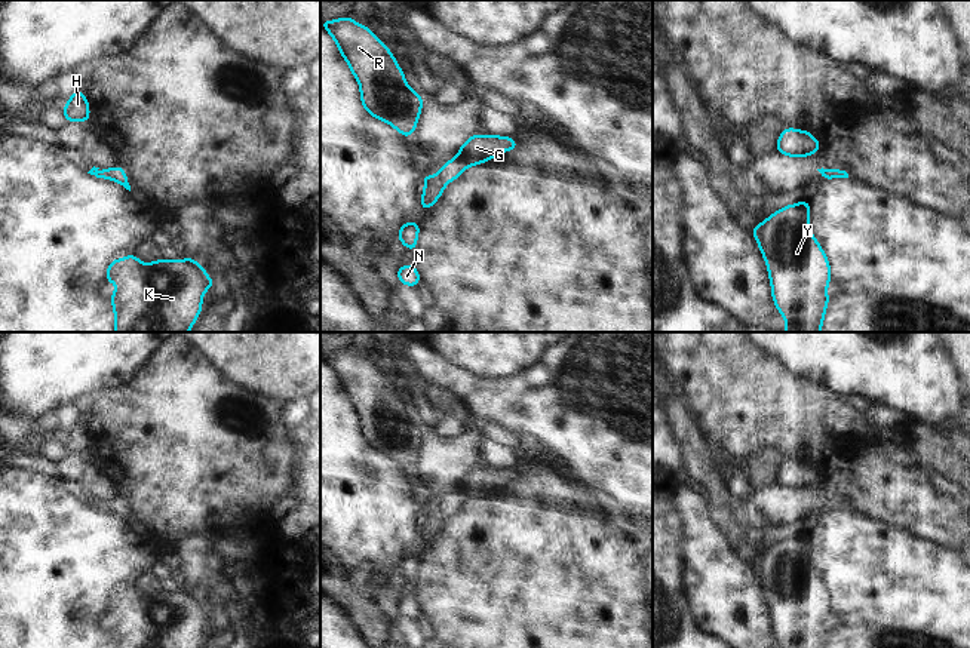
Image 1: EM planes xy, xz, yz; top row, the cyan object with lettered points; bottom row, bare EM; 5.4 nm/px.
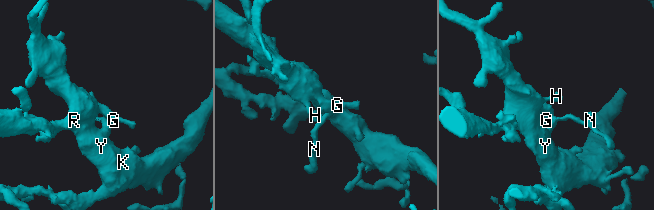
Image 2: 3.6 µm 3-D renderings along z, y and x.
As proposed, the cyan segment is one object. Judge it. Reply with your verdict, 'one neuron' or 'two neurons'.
one neuron

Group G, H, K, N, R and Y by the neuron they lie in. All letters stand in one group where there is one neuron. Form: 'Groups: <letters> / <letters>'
Groups: G H K N R Y.

